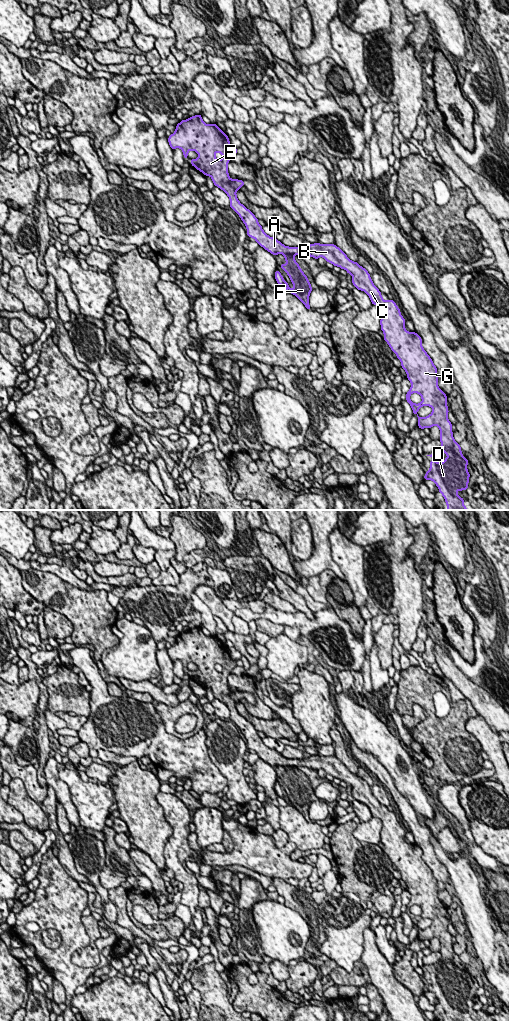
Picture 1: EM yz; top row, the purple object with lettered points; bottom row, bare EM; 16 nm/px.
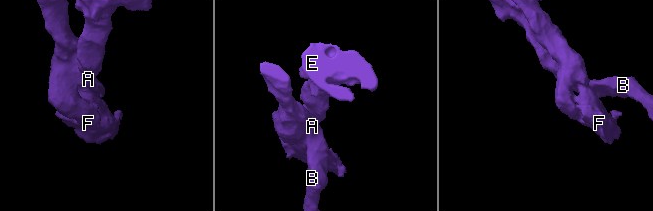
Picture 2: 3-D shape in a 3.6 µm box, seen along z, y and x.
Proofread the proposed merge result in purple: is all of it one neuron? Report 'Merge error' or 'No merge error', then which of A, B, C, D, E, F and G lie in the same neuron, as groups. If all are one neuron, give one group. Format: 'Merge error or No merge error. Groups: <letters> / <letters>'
Merge error. Groups: A B C D E G / F

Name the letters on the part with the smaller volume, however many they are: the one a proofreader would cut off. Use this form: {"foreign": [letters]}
{"foreign": ["F"]}

